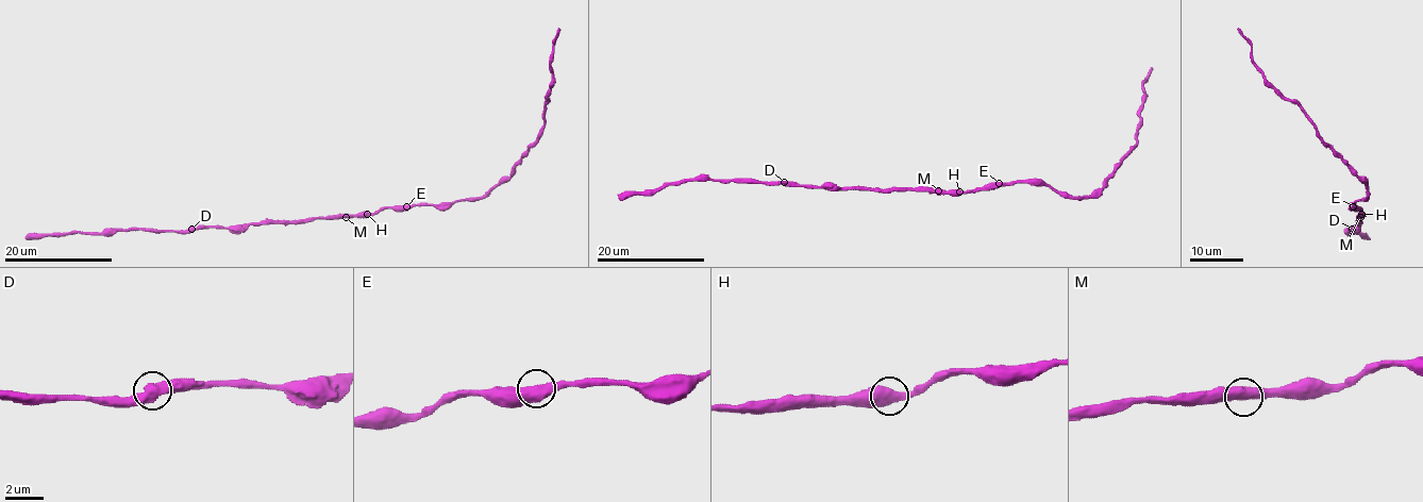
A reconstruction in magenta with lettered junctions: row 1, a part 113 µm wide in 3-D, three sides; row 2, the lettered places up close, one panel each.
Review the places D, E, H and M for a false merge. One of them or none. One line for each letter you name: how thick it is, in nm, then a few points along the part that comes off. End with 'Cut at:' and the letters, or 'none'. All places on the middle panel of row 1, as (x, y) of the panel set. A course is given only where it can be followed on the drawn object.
Cut at: none

